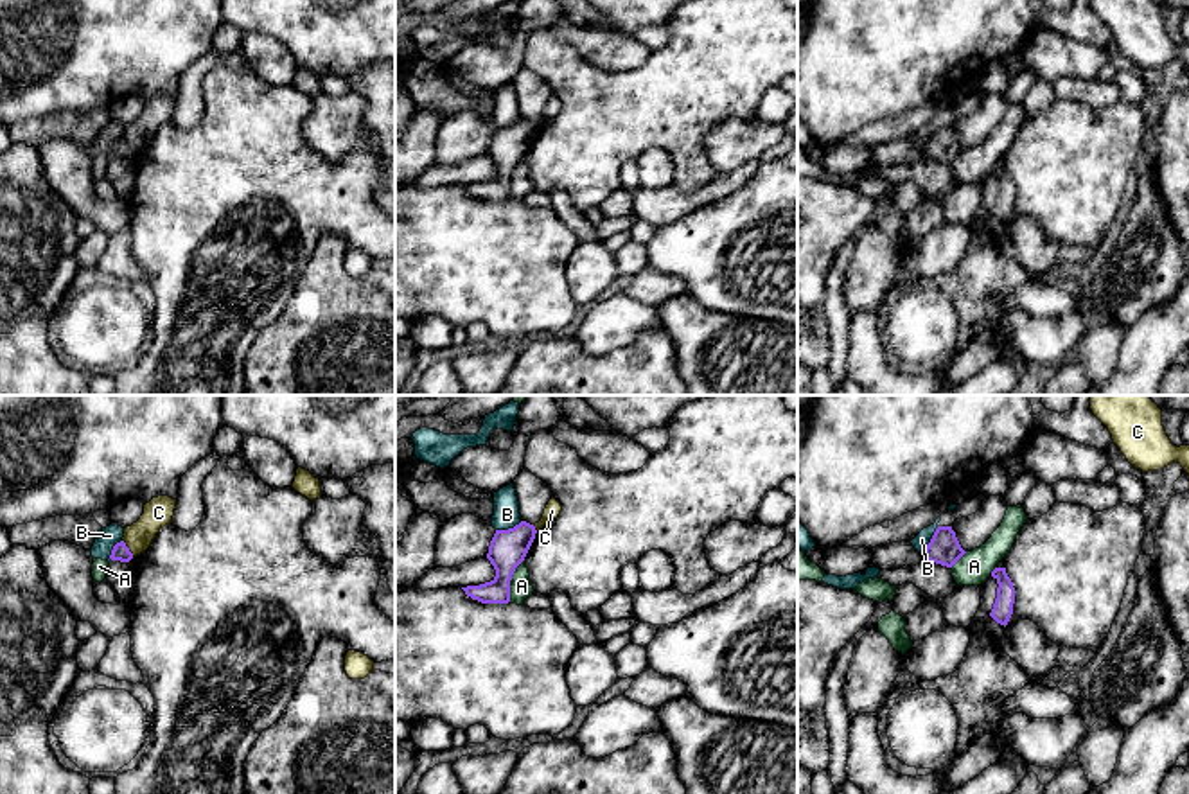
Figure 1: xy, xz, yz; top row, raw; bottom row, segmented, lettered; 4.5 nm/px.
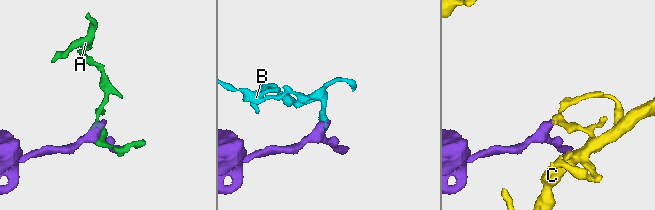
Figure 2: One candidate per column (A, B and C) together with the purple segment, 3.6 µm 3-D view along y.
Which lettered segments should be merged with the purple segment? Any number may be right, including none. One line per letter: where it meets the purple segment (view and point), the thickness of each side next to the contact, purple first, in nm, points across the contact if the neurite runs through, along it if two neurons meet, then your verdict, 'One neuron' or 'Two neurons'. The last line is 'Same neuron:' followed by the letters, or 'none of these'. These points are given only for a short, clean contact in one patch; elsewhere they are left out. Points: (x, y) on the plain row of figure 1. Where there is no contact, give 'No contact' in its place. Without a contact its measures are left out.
A: Touches purple at xz (510, 176). Thickness 170 nm (purple) against 100 nm. Boundary: xz (523, 157), (512, 173), (509, 198). Two neurons
B: Touches purple at yz (931, 137). Thickness 140 nm (purple) against 70 nm. Boundary: yz (938, 124), (922, 149). Two neurons
C: Touches purple at xy (128, 146). Thickness 80 nm (purple) against 130 nm. Boundary: xy (123, 137), (133, 153). Two neurons
Same neuron: none of these

